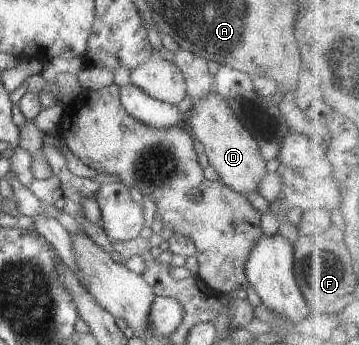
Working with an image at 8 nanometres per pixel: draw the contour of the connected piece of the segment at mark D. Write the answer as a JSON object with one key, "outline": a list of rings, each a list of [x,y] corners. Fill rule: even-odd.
{"outline":[[[214,90],[202,99],[194,99],[192,109],[185,117],[185,125],[193,139],[204,145],[209,165],[218,172],[224,184],[245,197],[250,191],[258,191],[260,181],[267,174],[267,161],[262,159],[256,140],[236,117],[228,99],[222,99]]]}

